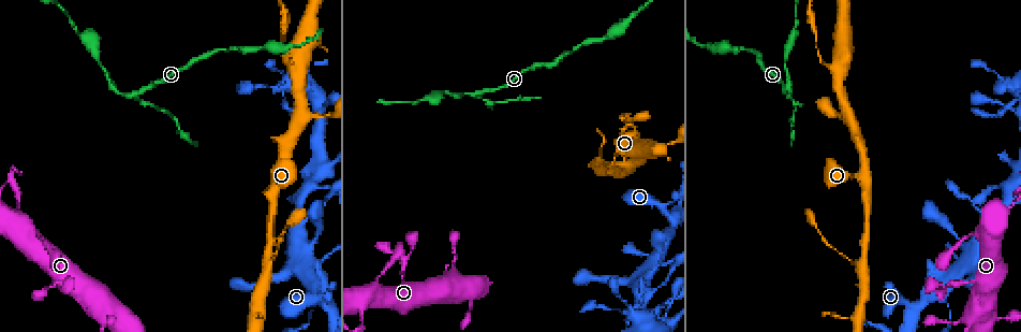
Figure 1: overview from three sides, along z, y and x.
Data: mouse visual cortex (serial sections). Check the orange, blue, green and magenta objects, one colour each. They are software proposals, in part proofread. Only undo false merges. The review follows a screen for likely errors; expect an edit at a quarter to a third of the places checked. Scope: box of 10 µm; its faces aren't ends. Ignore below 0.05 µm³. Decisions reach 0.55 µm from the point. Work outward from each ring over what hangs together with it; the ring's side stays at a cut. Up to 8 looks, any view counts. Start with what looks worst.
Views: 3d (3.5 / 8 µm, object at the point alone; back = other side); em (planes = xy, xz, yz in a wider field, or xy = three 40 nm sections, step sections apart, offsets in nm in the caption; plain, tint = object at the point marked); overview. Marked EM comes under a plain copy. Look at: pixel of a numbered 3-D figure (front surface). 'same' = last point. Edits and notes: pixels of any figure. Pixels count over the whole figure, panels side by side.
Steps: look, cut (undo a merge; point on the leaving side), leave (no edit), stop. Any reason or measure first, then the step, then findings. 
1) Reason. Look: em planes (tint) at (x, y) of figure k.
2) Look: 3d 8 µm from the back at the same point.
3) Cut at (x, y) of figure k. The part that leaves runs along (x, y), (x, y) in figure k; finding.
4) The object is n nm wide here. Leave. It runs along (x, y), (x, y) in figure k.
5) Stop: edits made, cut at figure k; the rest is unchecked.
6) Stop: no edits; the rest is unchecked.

Calibre changes. Look: 3d 8 µm at (269, 262) of figure 1.

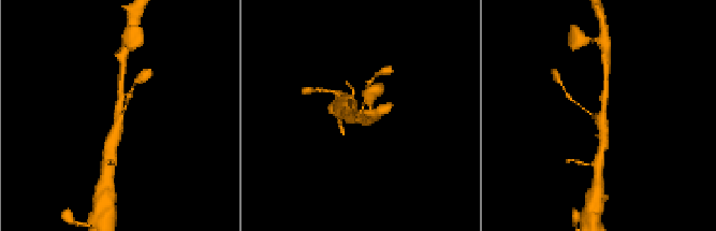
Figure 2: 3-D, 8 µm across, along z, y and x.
Look: em planes (tint) at the same point.

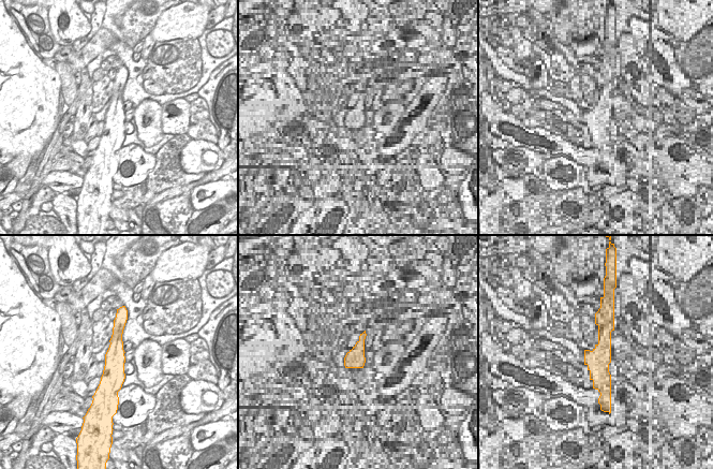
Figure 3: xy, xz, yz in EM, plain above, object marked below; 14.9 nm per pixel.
Leave. It runs along (121, 321), (116, 339), (115, 390) in figure 3; one cell here.

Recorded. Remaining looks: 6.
Abrupt turn. Look: 3d 3.5 µm at (308, 265) of figure 1.

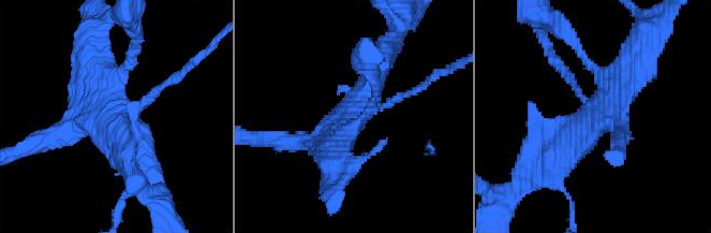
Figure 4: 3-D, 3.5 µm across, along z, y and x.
Look: em xy step 5 (tint) at (108, 114) of figure 4.

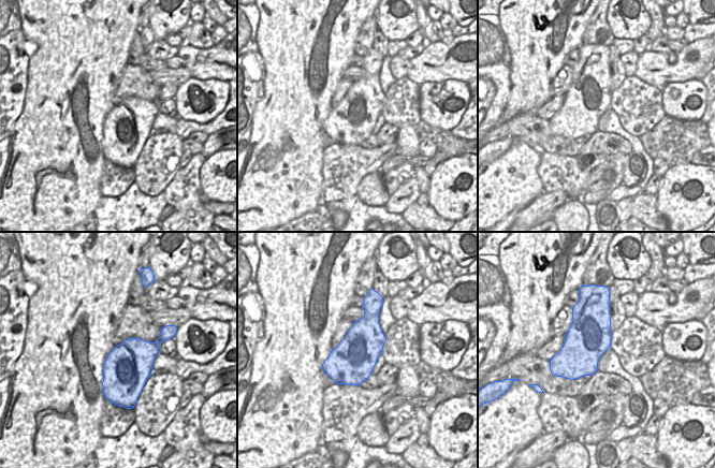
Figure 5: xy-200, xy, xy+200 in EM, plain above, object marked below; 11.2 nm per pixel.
Leave. One cell here.

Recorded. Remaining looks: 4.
Thick turns thin. Look: 3d 3.5 µm at (840, 70) of figure 1.

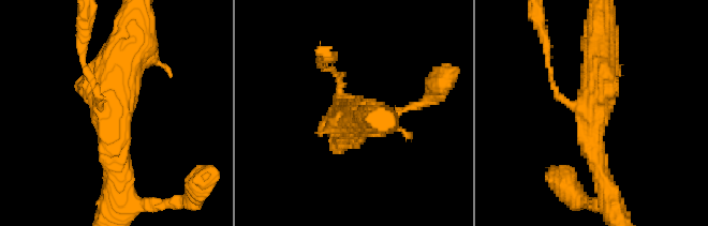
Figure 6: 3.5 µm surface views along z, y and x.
3 arms meet here; the arms are 100, 300, 600 nm wide; shape alone is not enough. Look: em xy step 3 (tint) at (593, 115) of figure 6.

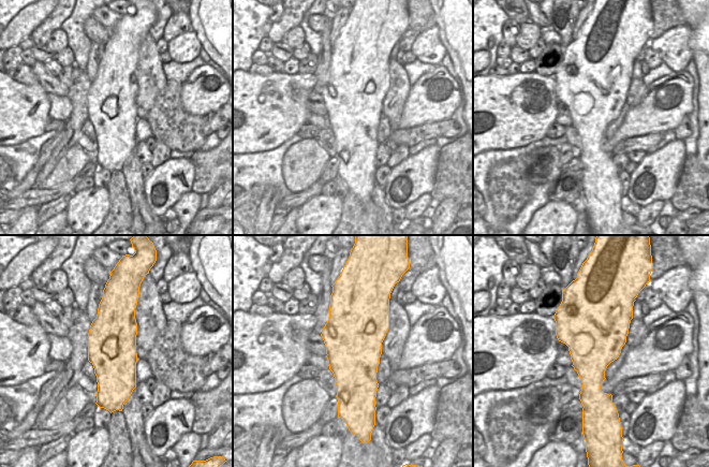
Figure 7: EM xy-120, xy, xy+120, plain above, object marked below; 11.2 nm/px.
Cut it another way. Look: em xy step 2 (tint) at the same point.

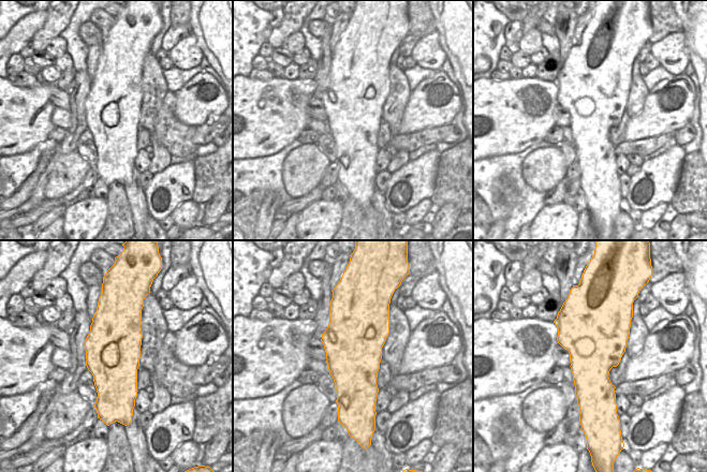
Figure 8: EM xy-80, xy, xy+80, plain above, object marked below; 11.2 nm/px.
The object is 650 nm wide here. Cut at (83, 54) of figure 6. The part that leaves runs along (101, 101), (82, 68), (85, 21) in figure 6; a second cell is stuck on.

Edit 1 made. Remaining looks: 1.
Stop: edits made, cut at figure 6; the rest is unchecked.

